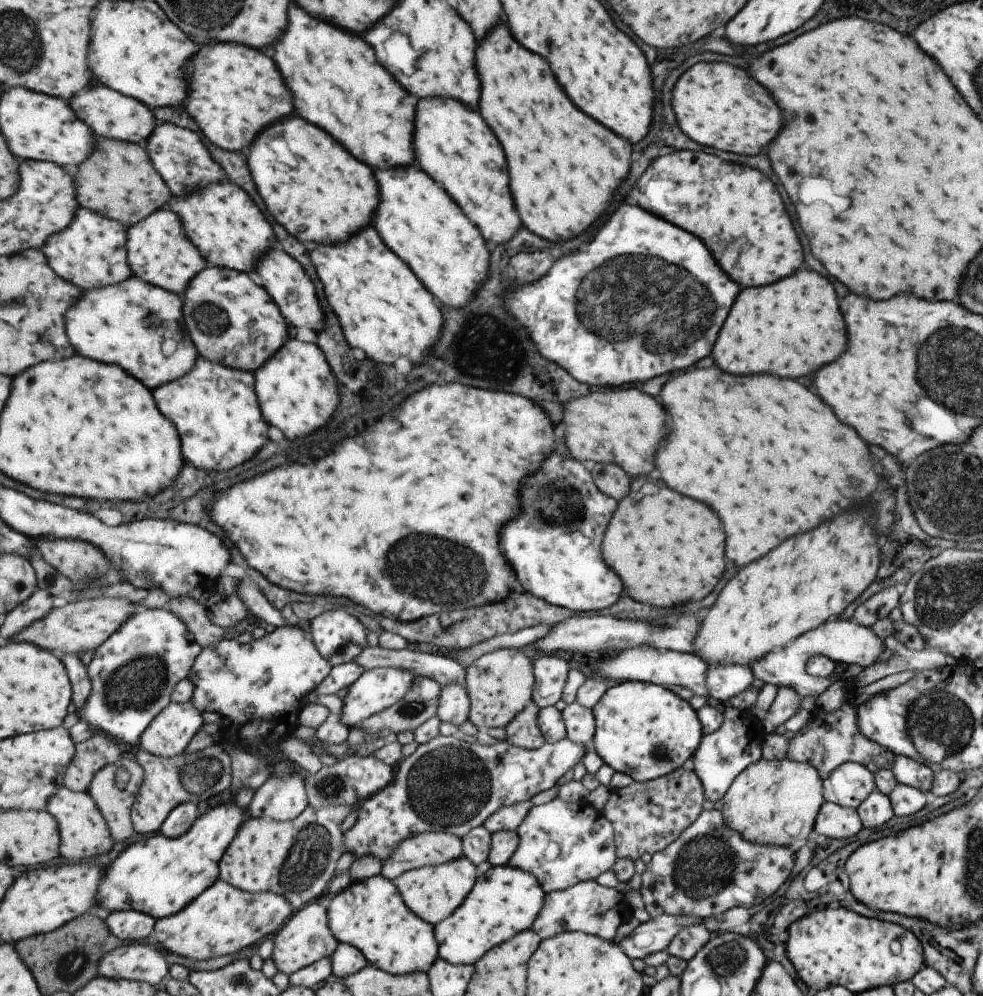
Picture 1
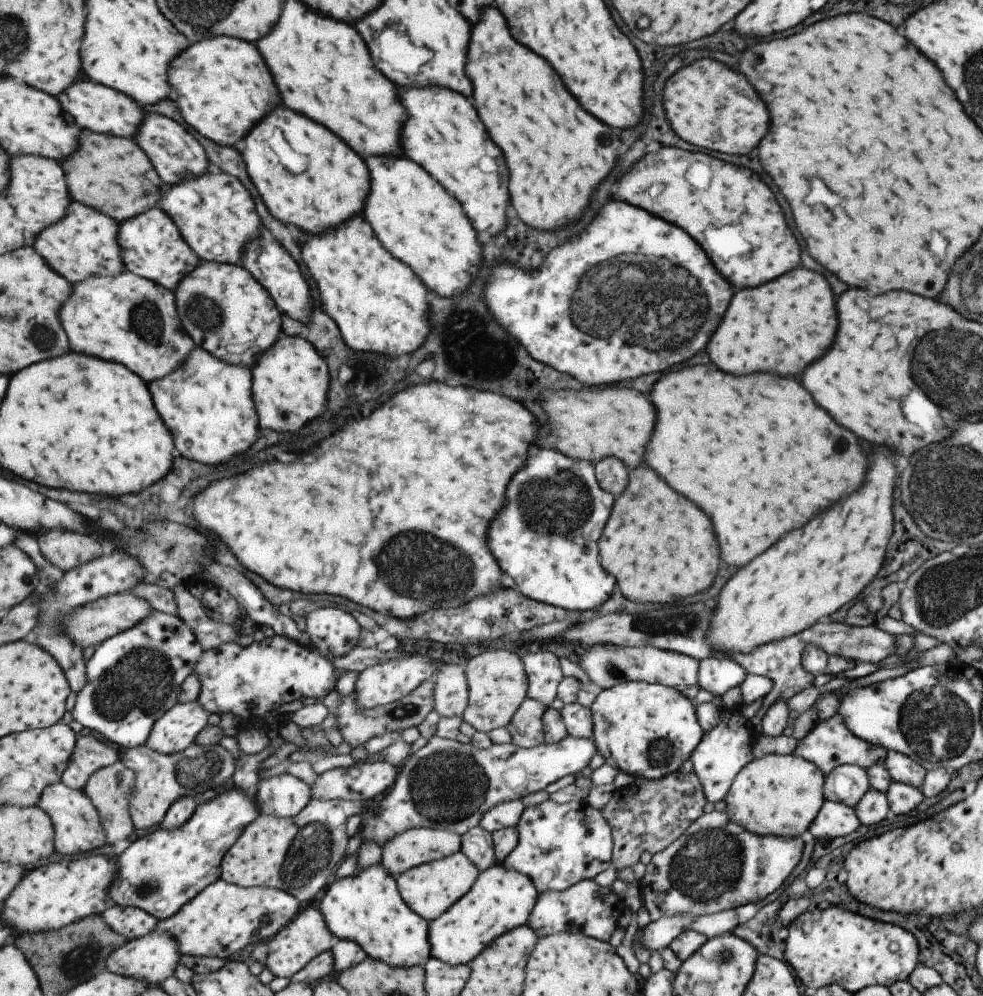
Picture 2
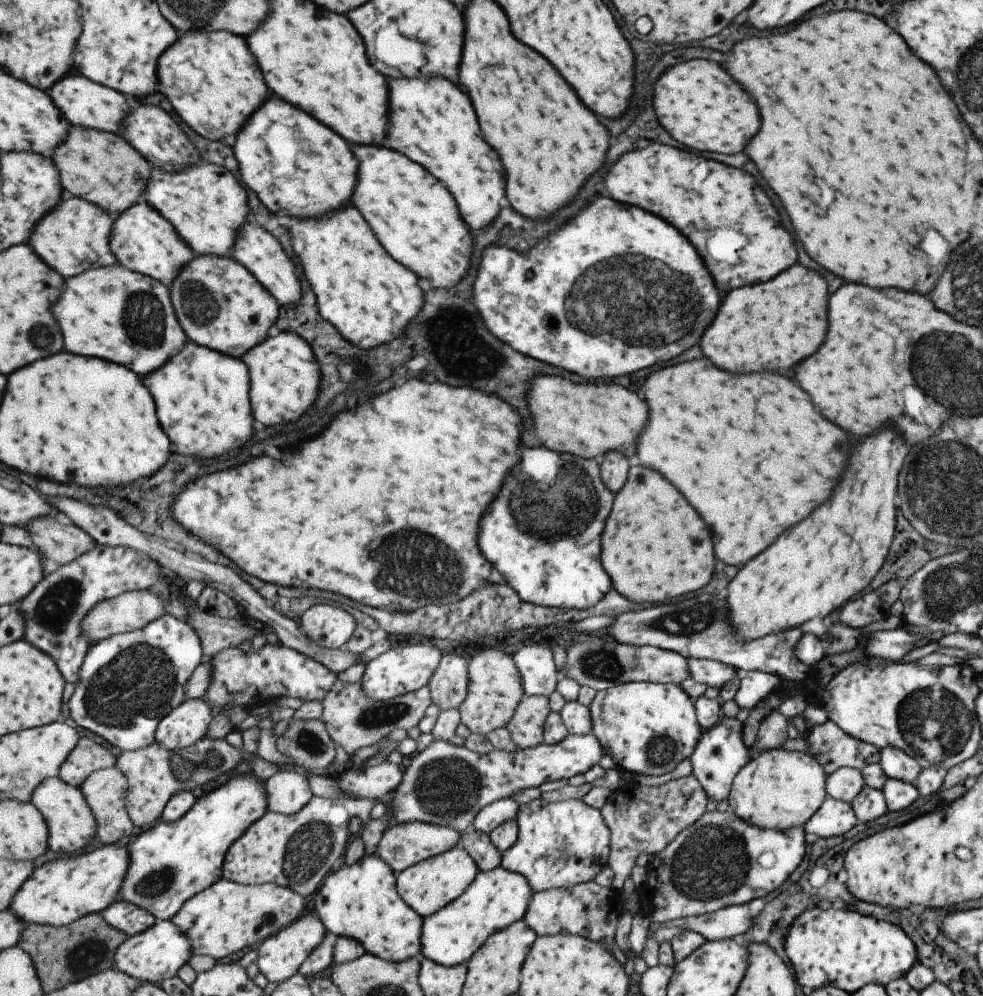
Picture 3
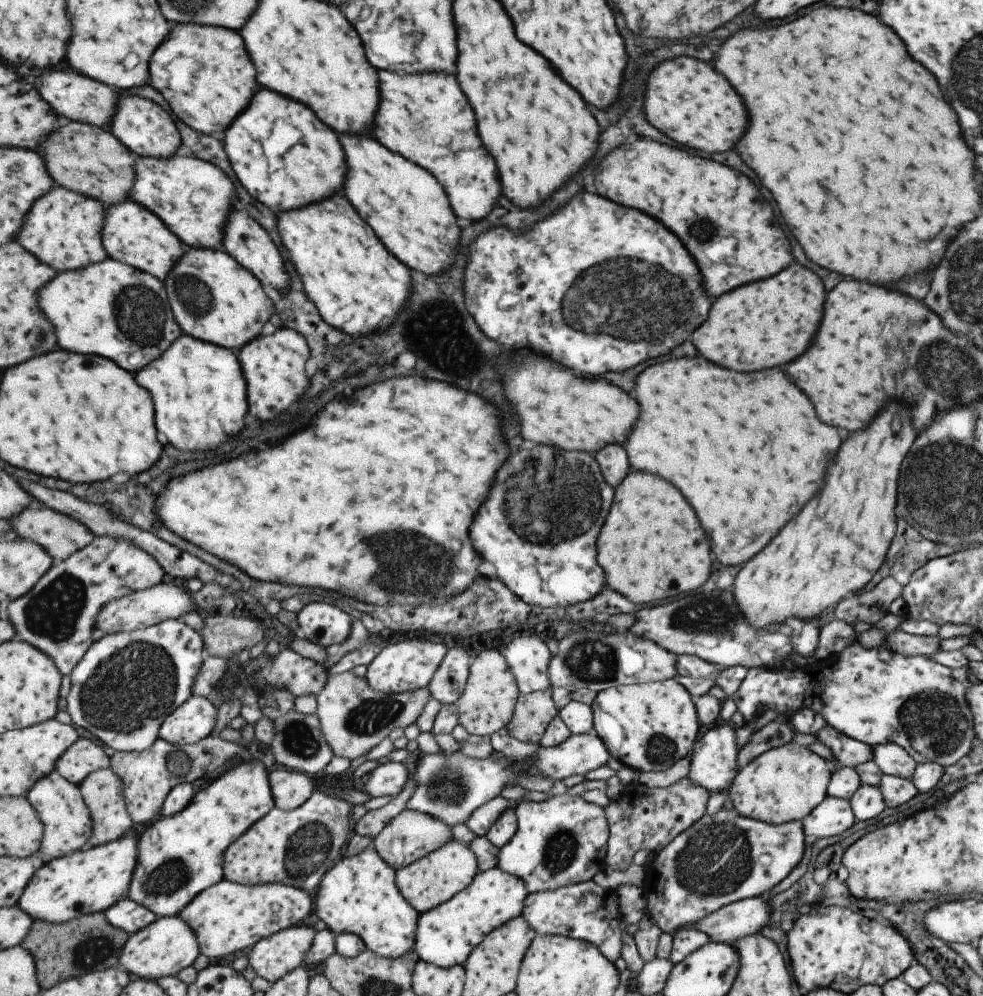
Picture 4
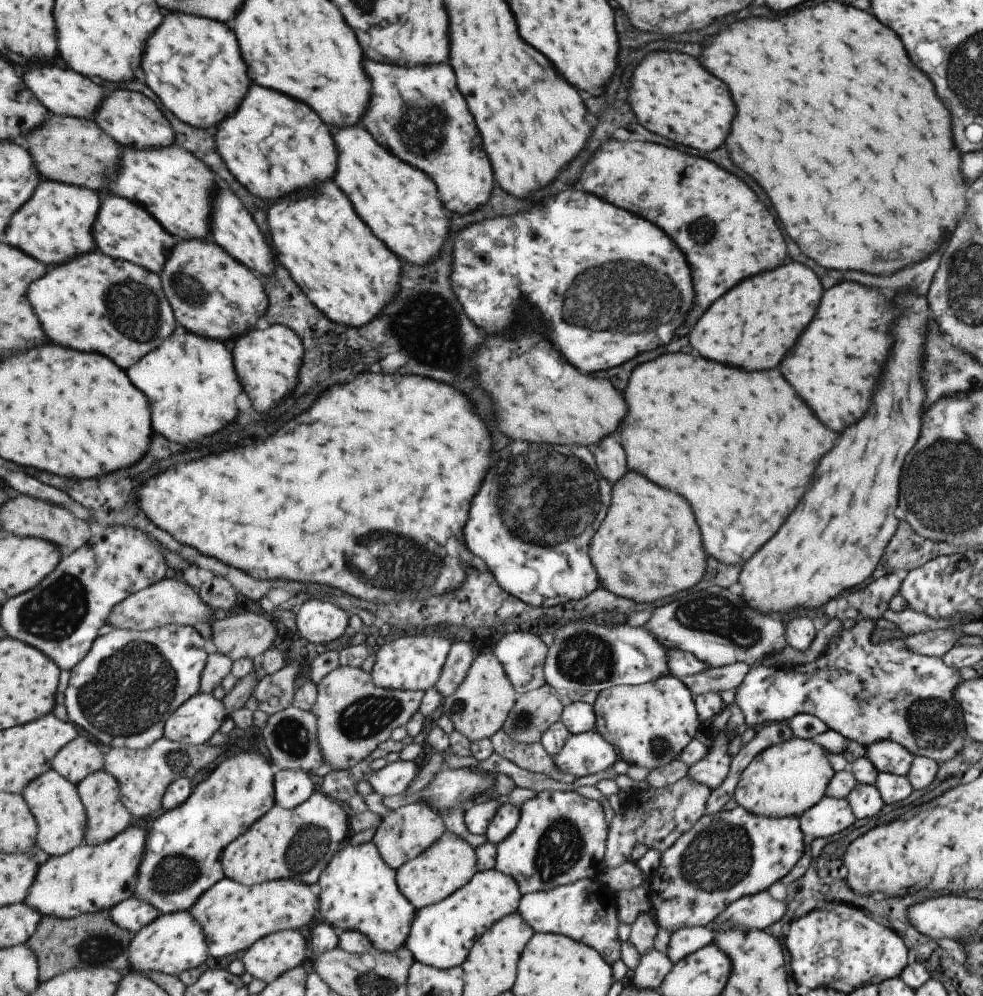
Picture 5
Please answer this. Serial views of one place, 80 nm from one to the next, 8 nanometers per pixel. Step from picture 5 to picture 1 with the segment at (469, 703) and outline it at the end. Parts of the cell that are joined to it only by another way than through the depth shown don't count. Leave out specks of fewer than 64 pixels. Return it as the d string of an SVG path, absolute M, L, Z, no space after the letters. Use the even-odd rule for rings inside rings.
M500 648L479 657L466 674L467 692L472 700L470 722L479 730L504 728L531 702L535 676L532 671L533 659L517 649Z

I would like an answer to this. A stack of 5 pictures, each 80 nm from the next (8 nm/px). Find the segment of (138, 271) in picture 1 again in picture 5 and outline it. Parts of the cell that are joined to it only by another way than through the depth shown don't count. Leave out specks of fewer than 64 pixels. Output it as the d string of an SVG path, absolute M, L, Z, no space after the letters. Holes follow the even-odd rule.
M111 194L103 197L101 210L96 220L96 243L98 251L114 259L141 265L160 275L179 239L168 231L144 206L128 198Z

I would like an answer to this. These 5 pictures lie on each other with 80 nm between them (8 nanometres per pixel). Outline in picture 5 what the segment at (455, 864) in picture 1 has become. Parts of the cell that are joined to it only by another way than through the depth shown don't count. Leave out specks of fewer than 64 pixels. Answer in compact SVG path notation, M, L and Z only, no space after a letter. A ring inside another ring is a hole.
M447 830L445 835L441 836L441 840L437 840L428 851L398 869L397 885L416 909L421 909L452 896L457 890L469 884L478 871L476 848L468 840Z

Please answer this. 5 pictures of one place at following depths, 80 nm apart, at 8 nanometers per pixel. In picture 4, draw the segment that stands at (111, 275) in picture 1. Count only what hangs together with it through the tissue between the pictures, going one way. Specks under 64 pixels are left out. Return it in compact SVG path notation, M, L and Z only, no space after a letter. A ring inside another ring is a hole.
M57 185L32 208L19 232L21 240L14 242L29 248L37 258L41 256L39 260L45 264L53 264L53 269L61 272L83 269L110 258L103 244L106 214L107 206L101 201Z

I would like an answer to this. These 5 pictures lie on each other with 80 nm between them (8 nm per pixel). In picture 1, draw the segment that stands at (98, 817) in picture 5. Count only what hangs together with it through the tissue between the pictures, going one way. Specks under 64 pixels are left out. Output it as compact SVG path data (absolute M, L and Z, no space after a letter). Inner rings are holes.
M122 758L119 762L103 767L93 779L92 786L89 790L91 796L96 800L101 812L104 813L105 818L108 820L110 831L116 842L125 842L129 840L136 830L134 829L134 822L132 821L132 808L137 802L137 797L140 795L142 784L145 780L145 771L143 766L139 764L137 758L129 760L129 758ZM125 768L130 778L124 788L119 786L117 782L117 772Z

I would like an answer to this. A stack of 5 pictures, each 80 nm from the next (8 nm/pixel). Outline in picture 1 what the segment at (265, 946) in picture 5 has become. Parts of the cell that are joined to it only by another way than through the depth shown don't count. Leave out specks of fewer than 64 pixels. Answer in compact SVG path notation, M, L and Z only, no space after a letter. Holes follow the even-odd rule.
M319 900L305 905L301 910L296 911L291 919L287 920L276 935L271 957L277 970L291 976L318 960L331 959L340 943L330 927L328 908Z

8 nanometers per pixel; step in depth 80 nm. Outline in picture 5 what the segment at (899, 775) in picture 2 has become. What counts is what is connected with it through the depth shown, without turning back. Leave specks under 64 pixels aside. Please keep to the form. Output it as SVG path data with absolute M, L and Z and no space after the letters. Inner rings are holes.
M877 741L866 746L866 756L878 773L905 777L912 763L912 754L895 741Z

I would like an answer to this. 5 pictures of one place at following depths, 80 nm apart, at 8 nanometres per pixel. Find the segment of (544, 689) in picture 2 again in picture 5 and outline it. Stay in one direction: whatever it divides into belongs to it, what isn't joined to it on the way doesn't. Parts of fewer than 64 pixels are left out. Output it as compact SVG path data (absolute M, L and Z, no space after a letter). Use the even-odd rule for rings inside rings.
M513 632L498 640L494 648L516 694L534 691L544 682L545 644L535 634Z

